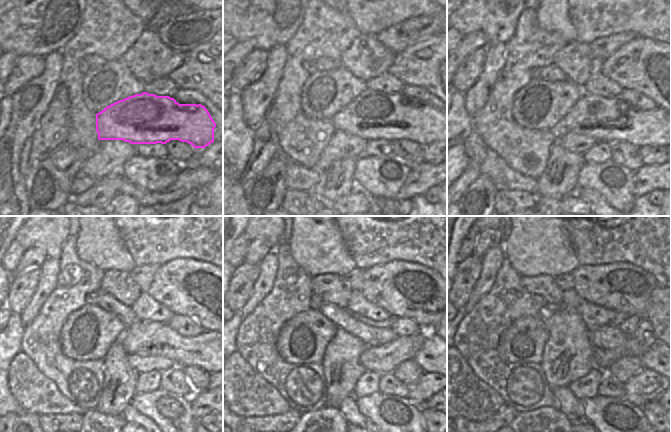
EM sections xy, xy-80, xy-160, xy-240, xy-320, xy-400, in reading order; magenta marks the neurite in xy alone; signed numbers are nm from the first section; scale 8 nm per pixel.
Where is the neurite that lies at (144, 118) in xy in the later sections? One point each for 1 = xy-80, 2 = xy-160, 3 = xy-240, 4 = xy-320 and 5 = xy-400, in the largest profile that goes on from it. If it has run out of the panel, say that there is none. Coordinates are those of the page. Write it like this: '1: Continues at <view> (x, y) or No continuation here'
1: Continues at xy-80 (372, 115)
2: Continues at xy-160 (610, 120)
3: Continues at xy-240 (142, 338)
4: Continues at xy-320 (426, 357)
5: Continues at xy-400 (650, 359).

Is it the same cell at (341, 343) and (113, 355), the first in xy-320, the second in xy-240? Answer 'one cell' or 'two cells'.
one cell

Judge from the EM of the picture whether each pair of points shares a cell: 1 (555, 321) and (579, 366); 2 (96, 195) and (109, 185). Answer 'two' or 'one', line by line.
1: one
2: one

